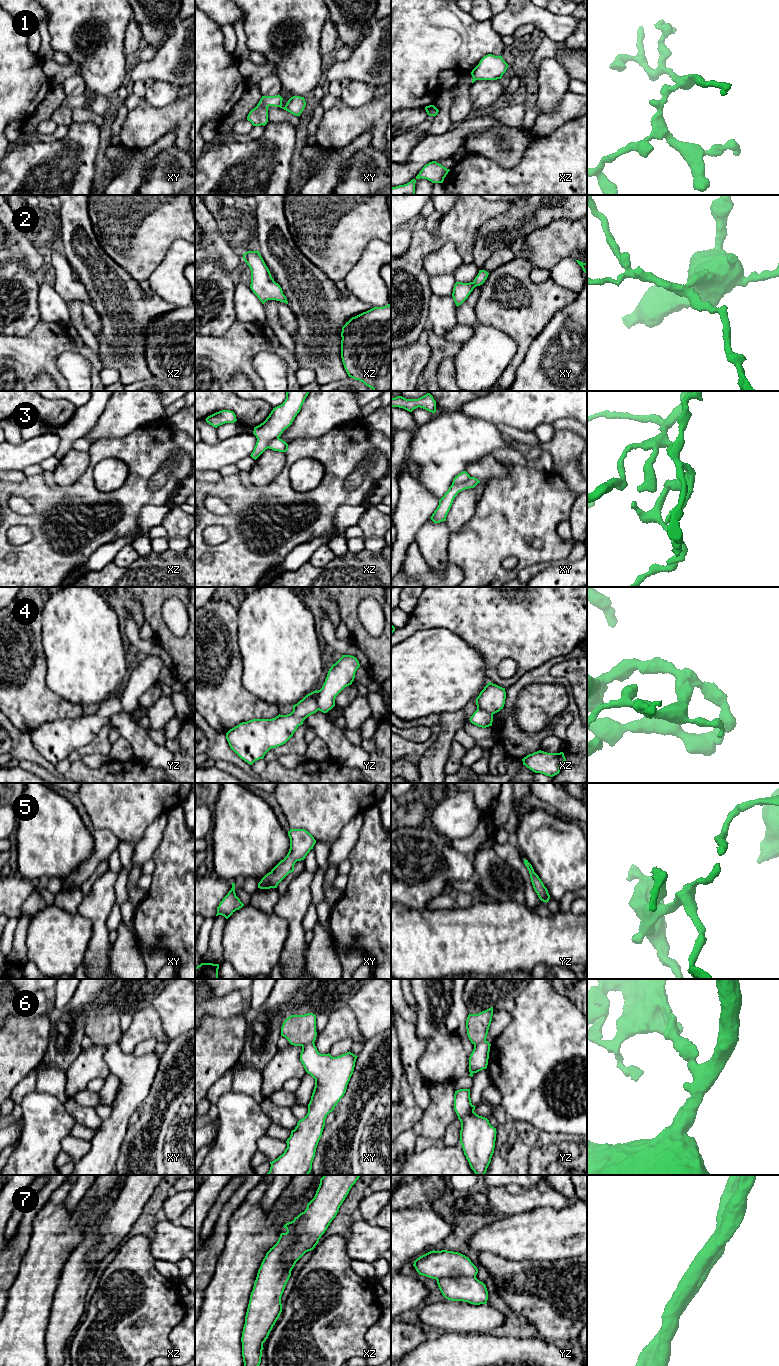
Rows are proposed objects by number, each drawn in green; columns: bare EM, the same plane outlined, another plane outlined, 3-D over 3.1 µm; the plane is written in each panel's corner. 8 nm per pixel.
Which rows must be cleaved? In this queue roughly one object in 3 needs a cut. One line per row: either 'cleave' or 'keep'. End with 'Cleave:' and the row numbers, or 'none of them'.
1: keep
2: keep
3: cleave
4: cleave
5: keep
6: cleave
7: cleave
Cleave: 3, 4, 6, 7

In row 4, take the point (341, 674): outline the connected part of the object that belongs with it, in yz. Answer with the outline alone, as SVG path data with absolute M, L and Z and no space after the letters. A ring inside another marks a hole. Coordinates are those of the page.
M342 655L342 657L331 666L322 688L317 691L319 711L327 713L335 706L336 696L345 687L352 684L355 673L359 667L359 661L351 655Z

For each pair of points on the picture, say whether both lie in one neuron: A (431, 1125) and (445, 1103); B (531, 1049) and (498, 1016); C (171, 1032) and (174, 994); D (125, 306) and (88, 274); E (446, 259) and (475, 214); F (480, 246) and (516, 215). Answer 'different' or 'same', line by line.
A: same
B: different
C: same
D: same
E: different
F: same

